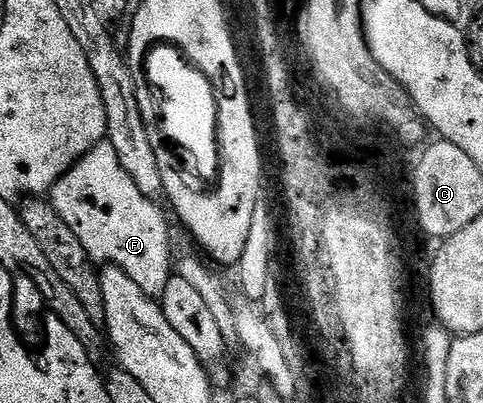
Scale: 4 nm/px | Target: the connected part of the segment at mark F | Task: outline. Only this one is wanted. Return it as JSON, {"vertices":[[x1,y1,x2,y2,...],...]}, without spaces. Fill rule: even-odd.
{"vertices":[[109,141,97,143,84,158,64,172,54,190,49,192,48,199,56,213,64,217,64,225,80,237,80,245,84,245,91,259,103,259,103,264,124,269,144,293,162,296,172,278,170,227,166,224,166,215,155,200,136,189,136,181,128,177]]}

